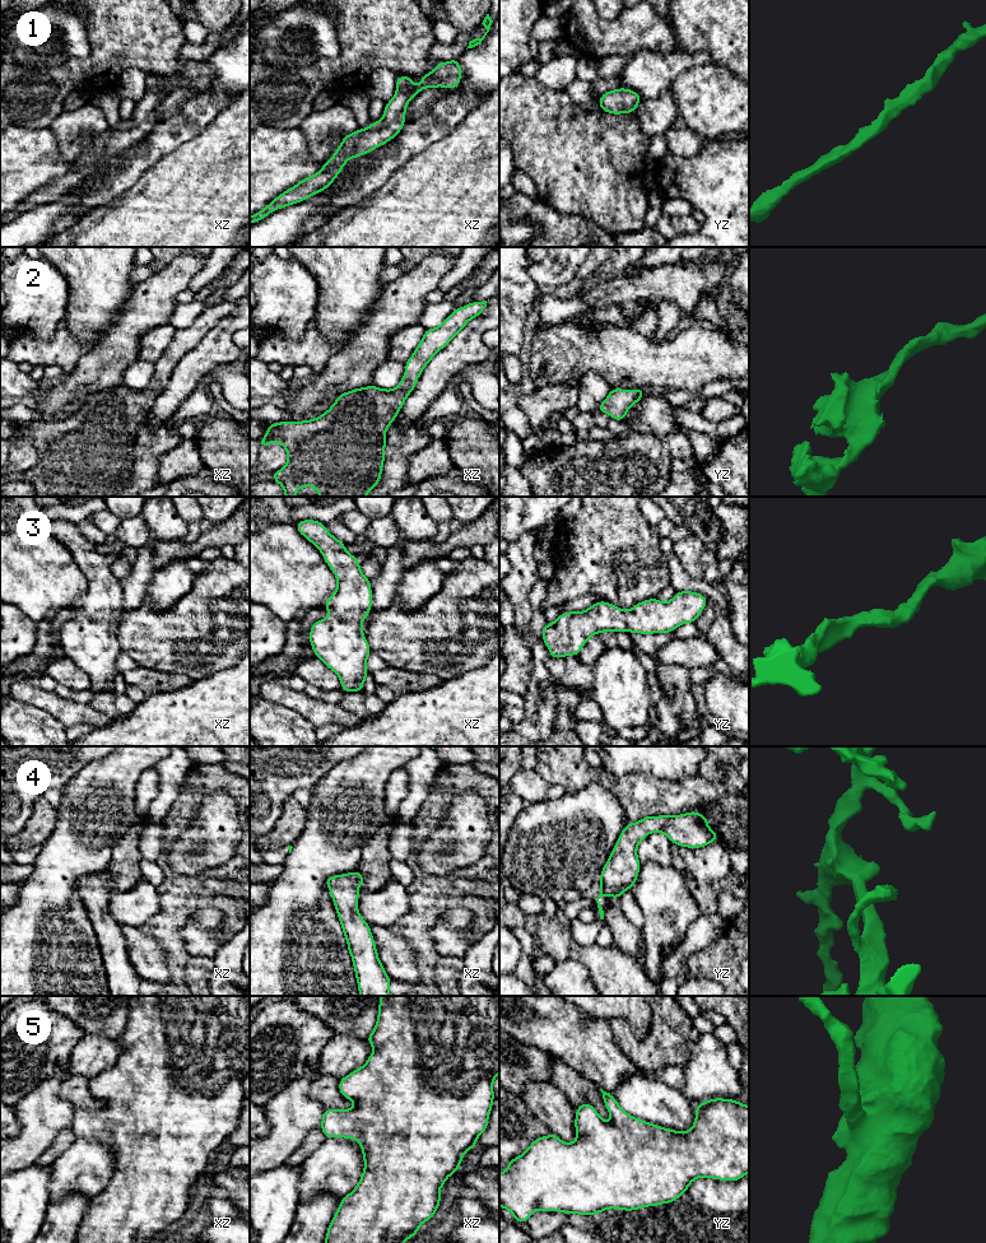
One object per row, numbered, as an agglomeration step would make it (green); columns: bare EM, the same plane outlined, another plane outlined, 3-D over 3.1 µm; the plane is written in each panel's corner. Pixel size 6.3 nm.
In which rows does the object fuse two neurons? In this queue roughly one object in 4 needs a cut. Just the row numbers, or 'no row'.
no row

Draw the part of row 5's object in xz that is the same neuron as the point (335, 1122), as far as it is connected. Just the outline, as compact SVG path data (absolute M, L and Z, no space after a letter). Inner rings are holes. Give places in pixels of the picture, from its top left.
M381 996L378 1016L373 1032L366 1038L373 1047L367 1062L339 1080L339 1091L354 1102L352 1109L324 1109L321 1131L326 1139L345 1137L362 1146L363 1174L355 1188L341 1198L329 1224L324 1243L405 1243L418 1235L419 1226L431 1220L441 1204L439 1188L456 1173L464 1154L476 1147L478 1137L488 1128L488 1118L494 1102L493 1081L499 1074L499 996Z

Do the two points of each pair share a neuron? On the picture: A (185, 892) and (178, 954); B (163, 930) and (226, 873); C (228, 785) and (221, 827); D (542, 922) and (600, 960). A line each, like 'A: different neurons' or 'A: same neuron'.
A: same neuron
B: same neuron
C: different neurons
D: same neuron

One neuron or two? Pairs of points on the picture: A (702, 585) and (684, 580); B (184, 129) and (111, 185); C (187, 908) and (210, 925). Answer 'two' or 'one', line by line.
A: one
B: one
C: two

